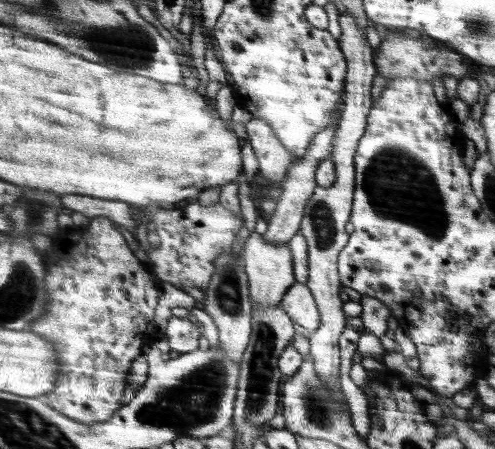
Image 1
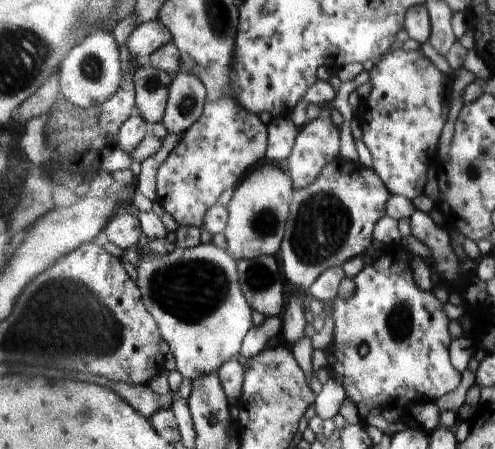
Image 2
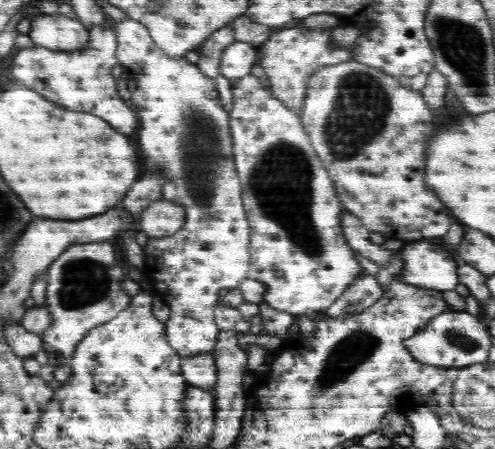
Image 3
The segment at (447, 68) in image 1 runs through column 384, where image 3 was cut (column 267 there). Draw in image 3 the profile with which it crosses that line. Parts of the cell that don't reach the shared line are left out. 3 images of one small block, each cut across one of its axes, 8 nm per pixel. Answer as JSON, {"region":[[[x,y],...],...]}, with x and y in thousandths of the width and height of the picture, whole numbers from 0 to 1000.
{"region":[[[582,62],[562,67],[541,94],[525,107],[525,147],[533,151],[545,187],[549,187],[549,214],[586,249],[598,258],[610,258],[614,249],[614,223],[622,209],[622,169],[634,160],[646,143],[671,143],[671,138],[695,138],[711,134],[707,111],[675,111],[663,102],[663,67],[614,67],[614,62]]]}

